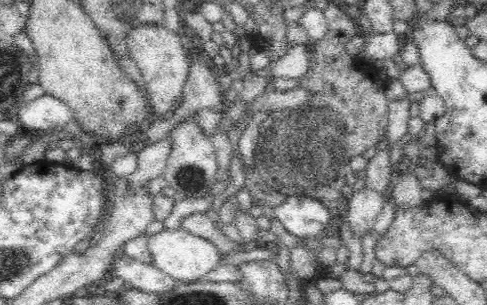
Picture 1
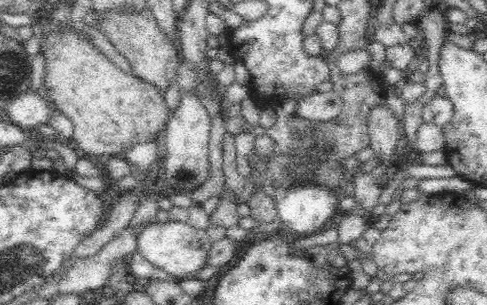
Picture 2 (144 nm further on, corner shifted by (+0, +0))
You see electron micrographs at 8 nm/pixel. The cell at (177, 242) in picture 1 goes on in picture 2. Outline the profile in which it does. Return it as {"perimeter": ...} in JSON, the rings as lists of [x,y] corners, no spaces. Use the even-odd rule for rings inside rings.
{"perimeter":[[[164,222],[154,226],[142,226],[138,234],[138,248],[142,256],[156,268],[160,268],[166,276],[182,282],[186,278],[192,278],[192,274],[204,270],[210,264],[210,254],[214,242],[206,234],[206,230],[196,230],[194,226],[180,224],[180,222]]]}

